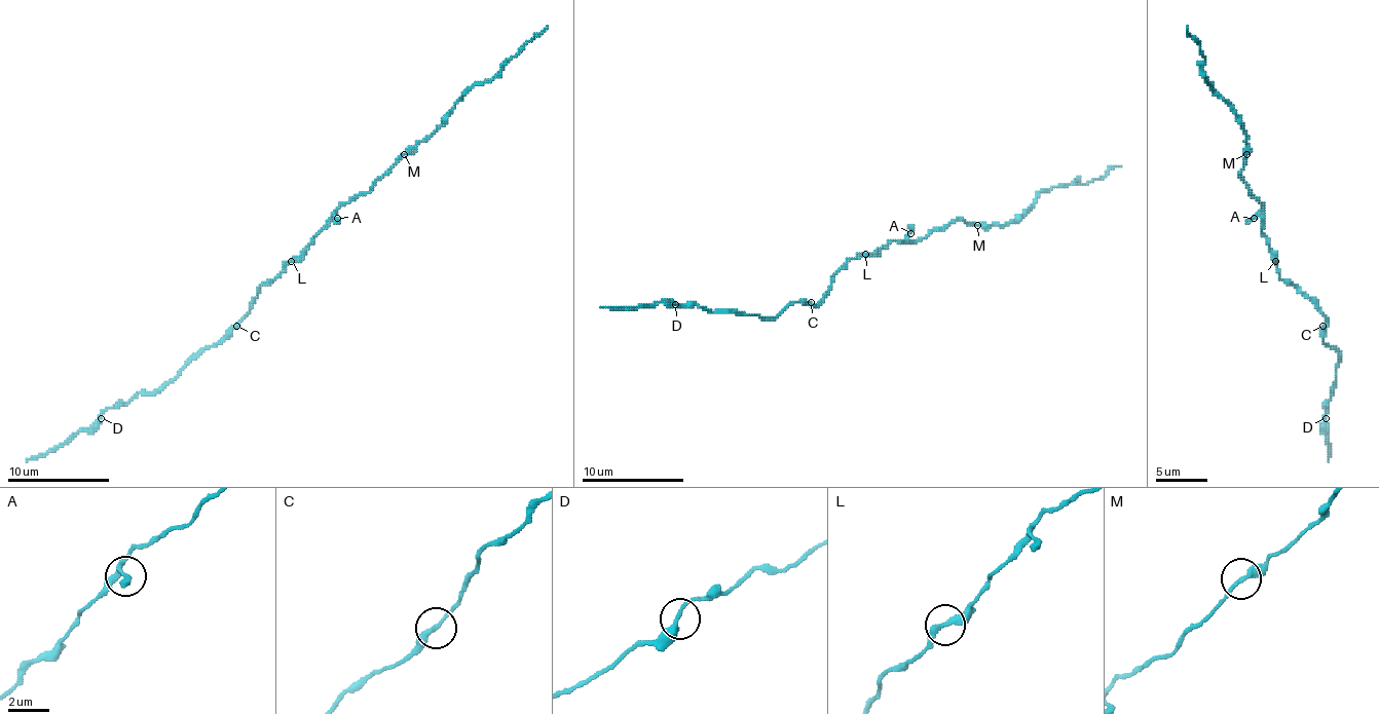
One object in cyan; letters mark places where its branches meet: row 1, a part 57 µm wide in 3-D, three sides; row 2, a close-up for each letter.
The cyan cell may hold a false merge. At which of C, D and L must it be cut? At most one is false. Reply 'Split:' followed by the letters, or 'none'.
Split: none

